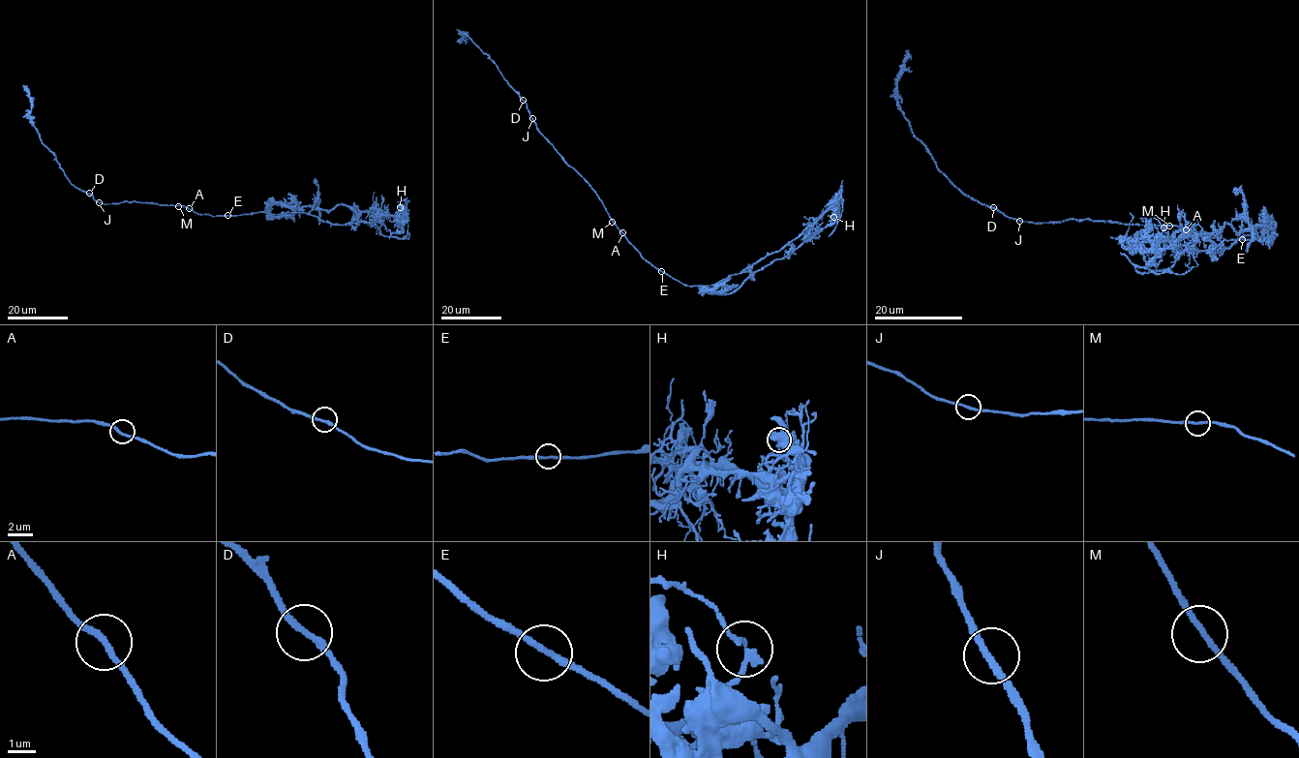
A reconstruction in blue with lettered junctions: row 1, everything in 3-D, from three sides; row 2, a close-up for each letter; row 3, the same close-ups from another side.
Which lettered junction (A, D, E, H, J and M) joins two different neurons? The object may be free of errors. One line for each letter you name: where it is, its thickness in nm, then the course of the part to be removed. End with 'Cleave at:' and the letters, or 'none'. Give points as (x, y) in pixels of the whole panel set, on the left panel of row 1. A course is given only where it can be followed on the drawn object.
H: (400, 207) | 200 nm | (400, 207), (331, 225), (304, 212), (99, 203), (42, 142), (23, 84)
Cleave at: H

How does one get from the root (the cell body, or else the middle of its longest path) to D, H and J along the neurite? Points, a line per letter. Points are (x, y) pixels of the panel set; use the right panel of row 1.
D: (1186, 230), (1176, 226), (1125, 225), (1088, 219), (1019, 222), (993, 207)
H: (1186, 230), (1263, 235), (1178, 250), (1182, 231), (1160, 240), (1163, 227)
J: (1186, 230), (1176, 226), (1125, 225), (1088, 219), (1048, 223), (1019, 221)

